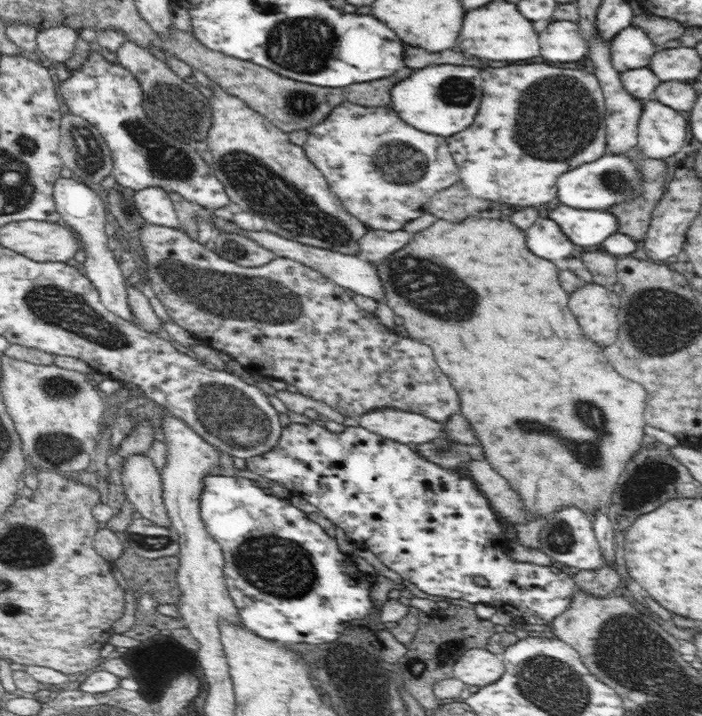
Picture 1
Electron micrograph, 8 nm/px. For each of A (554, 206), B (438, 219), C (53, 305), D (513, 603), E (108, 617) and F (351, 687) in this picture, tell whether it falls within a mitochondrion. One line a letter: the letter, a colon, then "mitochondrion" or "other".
A: other
B: other
C: mitochondrion
D: other
E: other
F: mitochondrion

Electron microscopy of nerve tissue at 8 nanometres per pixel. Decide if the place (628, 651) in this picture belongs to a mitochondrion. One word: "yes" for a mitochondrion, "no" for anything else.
yes

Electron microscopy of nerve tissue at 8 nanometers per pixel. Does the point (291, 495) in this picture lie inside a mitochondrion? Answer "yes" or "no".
no

